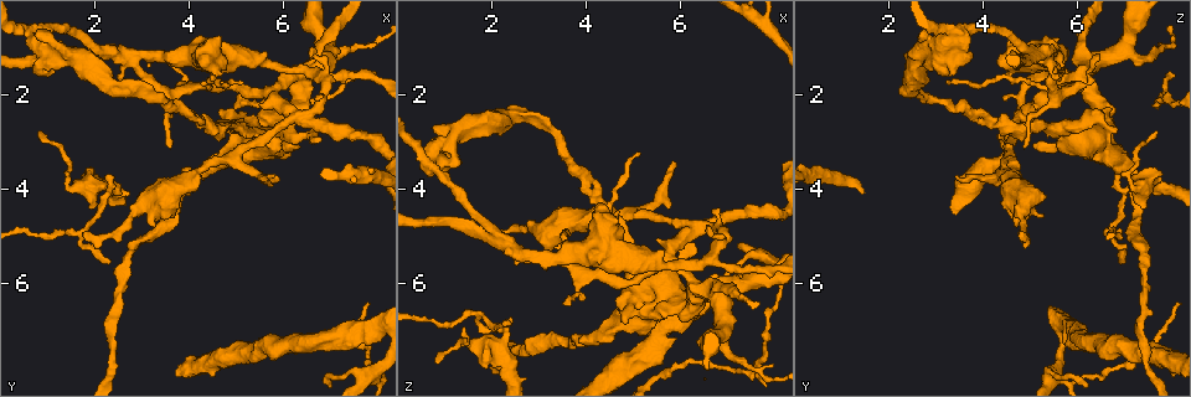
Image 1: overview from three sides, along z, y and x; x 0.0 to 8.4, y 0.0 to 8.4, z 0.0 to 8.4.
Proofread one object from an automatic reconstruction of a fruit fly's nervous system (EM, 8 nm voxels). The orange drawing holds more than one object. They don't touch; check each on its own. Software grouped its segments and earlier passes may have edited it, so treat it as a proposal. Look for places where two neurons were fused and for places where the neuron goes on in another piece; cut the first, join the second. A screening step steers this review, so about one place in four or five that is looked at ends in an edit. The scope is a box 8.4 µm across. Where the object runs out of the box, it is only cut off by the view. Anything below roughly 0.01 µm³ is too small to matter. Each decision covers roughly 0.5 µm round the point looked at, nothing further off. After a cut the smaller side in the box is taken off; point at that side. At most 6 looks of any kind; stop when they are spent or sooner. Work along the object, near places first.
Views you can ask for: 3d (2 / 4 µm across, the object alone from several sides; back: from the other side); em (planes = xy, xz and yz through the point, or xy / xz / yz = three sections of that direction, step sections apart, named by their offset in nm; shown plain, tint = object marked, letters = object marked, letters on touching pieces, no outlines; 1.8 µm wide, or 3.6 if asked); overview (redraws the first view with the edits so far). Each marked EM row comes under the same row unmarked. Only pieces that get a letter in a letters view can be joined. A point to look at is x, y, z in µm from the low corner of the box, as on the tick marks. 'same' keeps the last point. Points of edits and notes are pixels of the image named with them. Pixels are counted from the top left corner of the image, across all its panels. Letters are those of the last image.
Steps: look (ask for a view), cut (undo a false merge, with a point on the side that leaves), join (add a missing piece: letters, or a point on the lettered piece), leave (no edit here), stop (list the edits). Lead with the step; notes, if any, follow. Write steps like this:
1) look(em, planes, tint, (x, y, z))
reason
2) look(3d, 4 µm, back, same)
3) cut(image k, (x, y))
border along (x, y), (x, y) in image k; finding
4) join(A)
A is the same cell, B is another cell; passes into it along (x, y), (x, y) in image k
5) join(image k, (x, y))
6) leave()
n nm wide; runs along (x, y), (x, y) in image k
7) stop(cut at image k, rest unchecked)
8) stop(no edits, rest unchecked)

look(3d, 4 µm, back, (0.65, 0.65, 3.45))

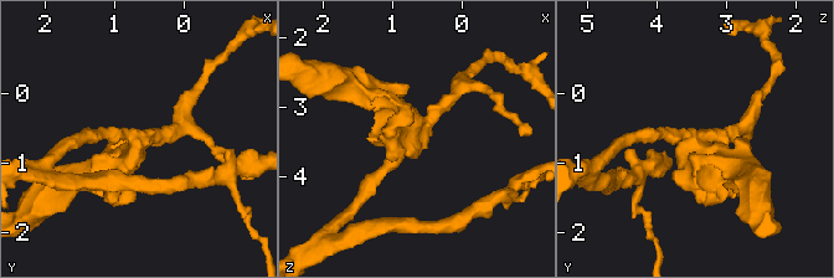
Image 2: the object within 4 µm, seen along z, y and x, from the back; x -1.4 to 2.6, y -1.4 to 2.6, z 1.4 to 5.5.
look(em, planes, letters, (0.65, 0.75, 3.50))

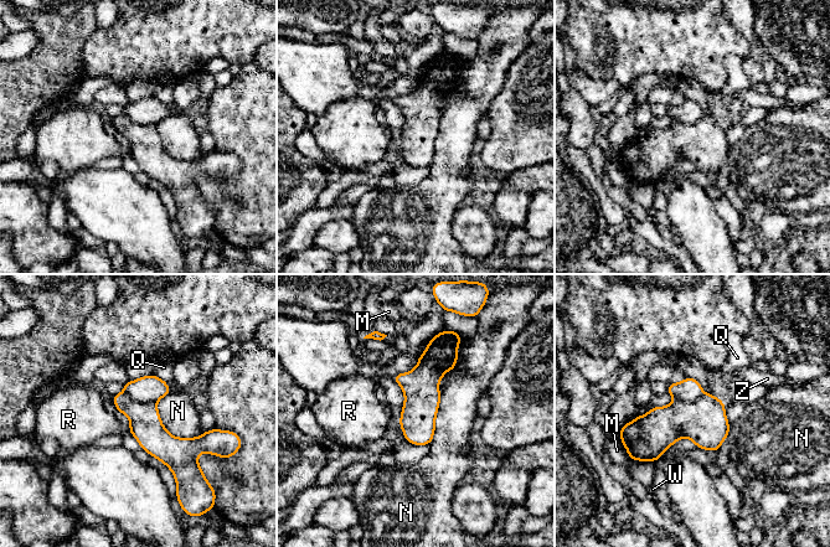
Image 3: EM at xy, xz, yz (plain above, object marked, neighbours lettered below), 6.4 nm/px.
cut(image 3, (145, 424))
M, N, Q, R, W and Z are other cells; the part that leaves runs along (434, 341), (416, 442) in image 3; two neurons meet here

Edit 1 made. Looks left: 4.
look(overview)

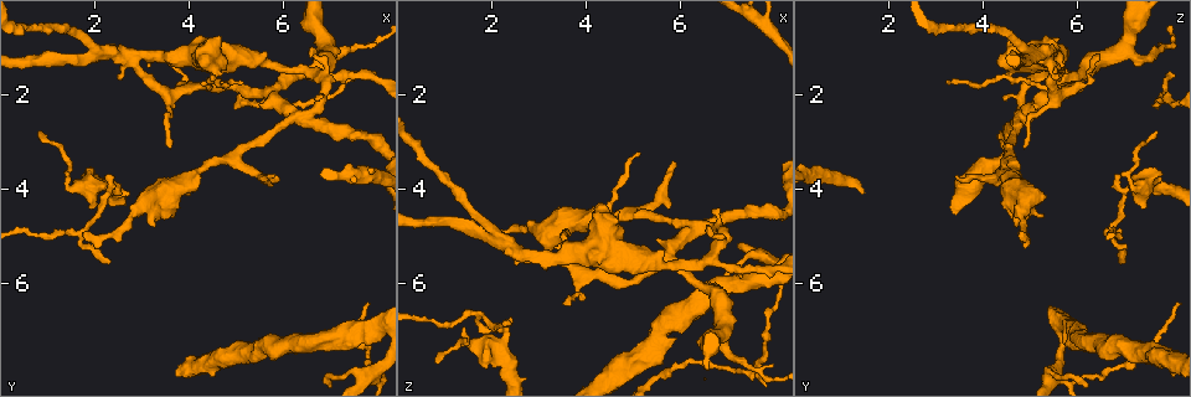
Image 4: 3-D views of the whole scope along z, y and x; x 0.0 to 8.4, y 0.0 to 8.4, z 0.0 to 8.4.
look(em, planes, letters, (1.70, 5.00, 4.85))
an open end

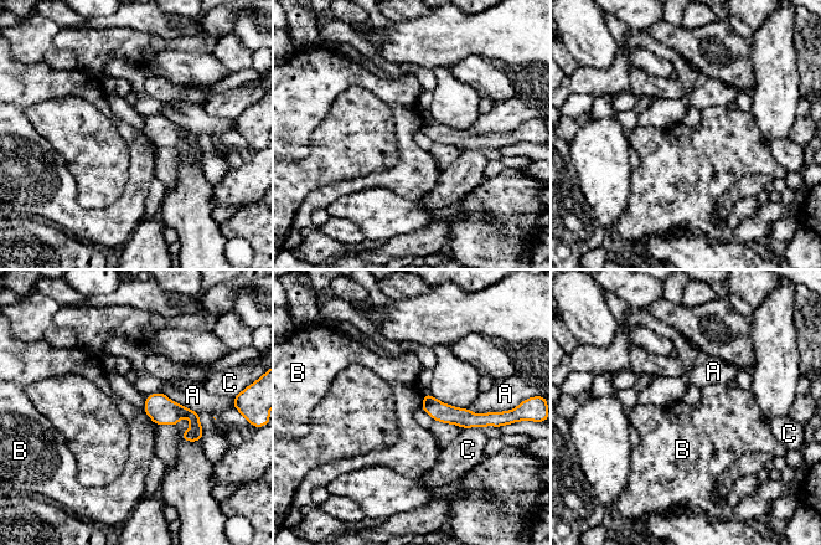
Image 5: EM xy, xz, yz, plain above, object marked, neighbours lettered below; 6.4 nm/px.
leave()
120 nm wide; A, B and C are other cells; runs along (426, 400), (438, 411), (485, 422) in image 5; none of them fits

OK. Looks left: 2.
look(em, planes, tint, (2.10, 1.10, 5.00))
three arms meet

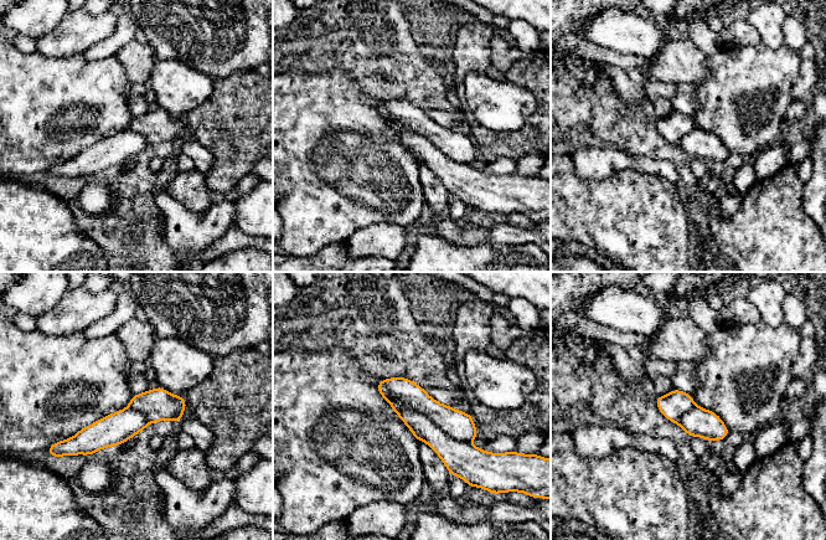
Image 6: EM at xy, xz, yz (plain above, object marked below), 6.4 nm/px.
look(em, planes, letters, same)

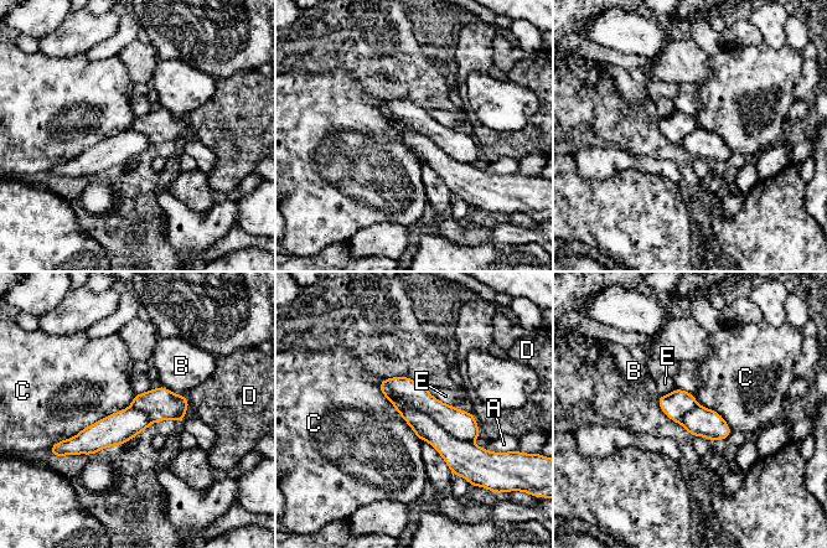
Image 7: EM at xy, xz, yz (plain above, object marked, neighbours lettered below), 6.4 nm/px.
cut(image 7, (425, 428))
A, B, C, D and E are other cells; border along (383, 381), (397, 398), (470, 441) in image 7; two neurons meet here

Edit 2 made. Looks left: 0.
stop(cut at image 3, cut at image 7, rest unchecked)

